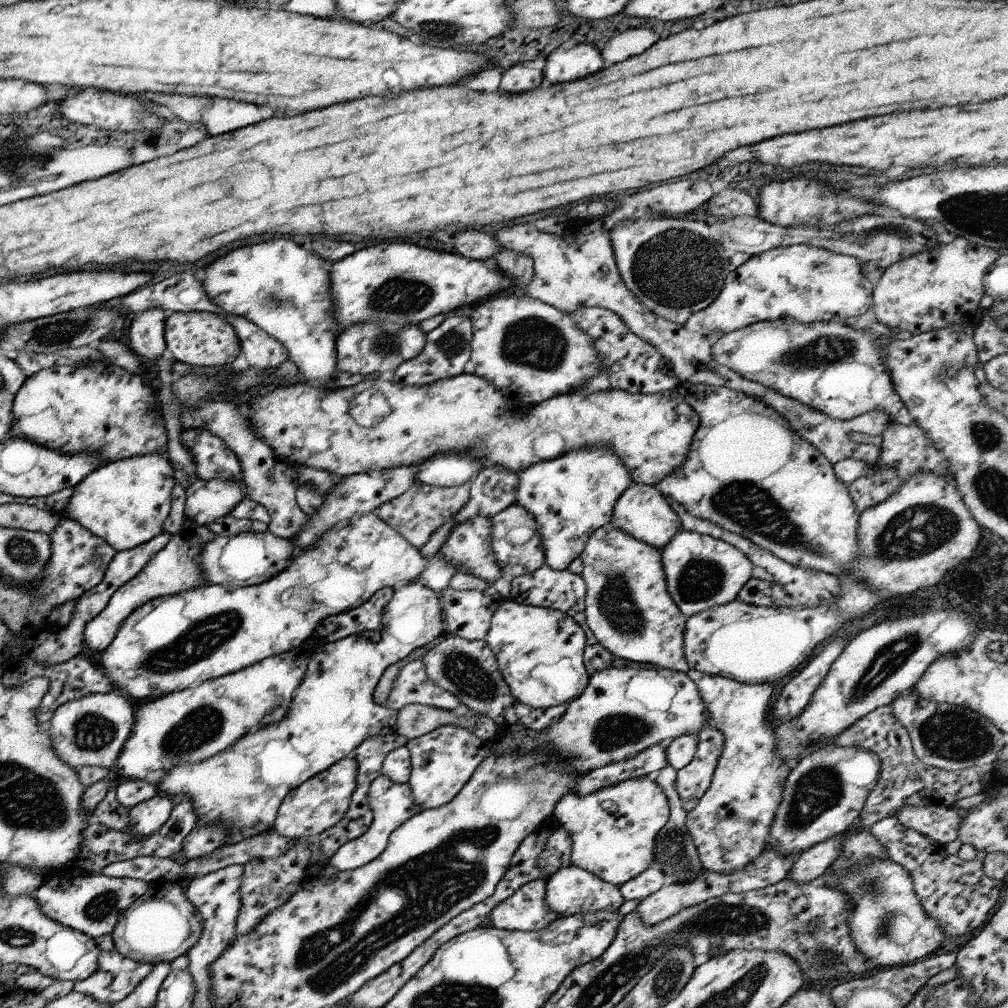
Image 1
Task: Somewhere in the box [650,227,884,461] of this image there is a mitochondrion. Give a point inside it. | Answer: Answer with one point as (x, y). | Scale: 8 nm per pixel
(823, 350)

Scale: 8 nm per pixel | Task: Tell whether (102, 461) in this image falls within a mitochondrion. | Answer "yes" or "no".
no

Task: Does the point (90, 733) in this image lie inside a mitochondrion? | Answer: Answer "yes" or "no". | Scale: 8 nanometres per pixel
yes

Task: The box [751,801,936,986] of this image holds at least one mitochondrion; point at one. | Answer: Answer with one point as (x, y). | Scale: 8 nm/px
(875, 890)

